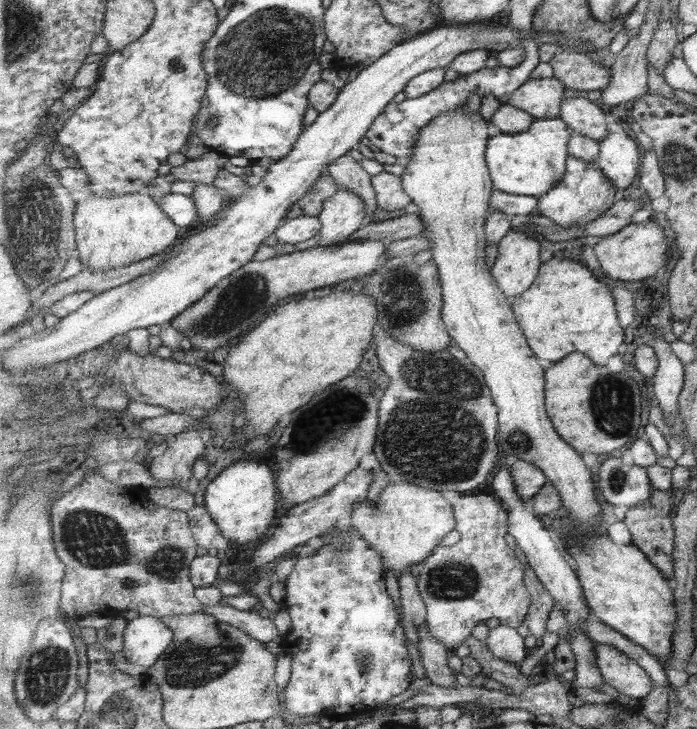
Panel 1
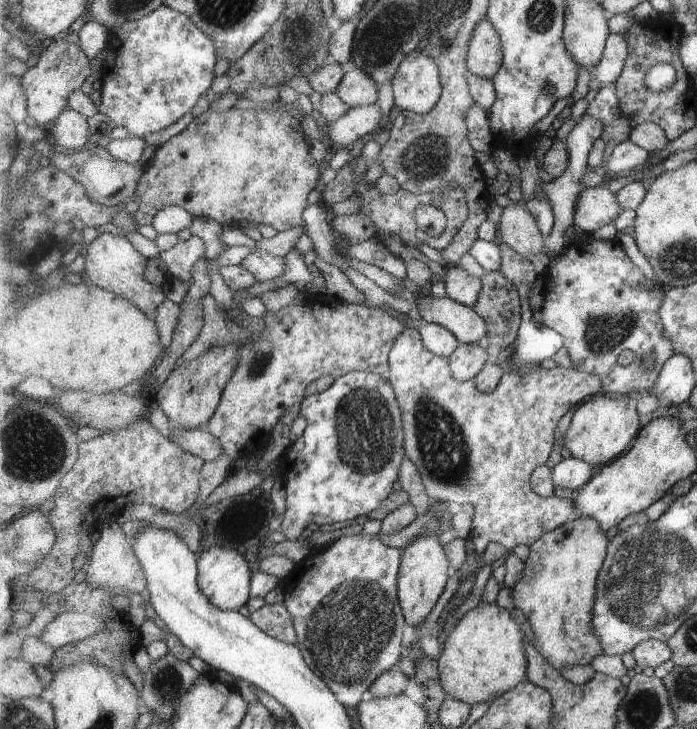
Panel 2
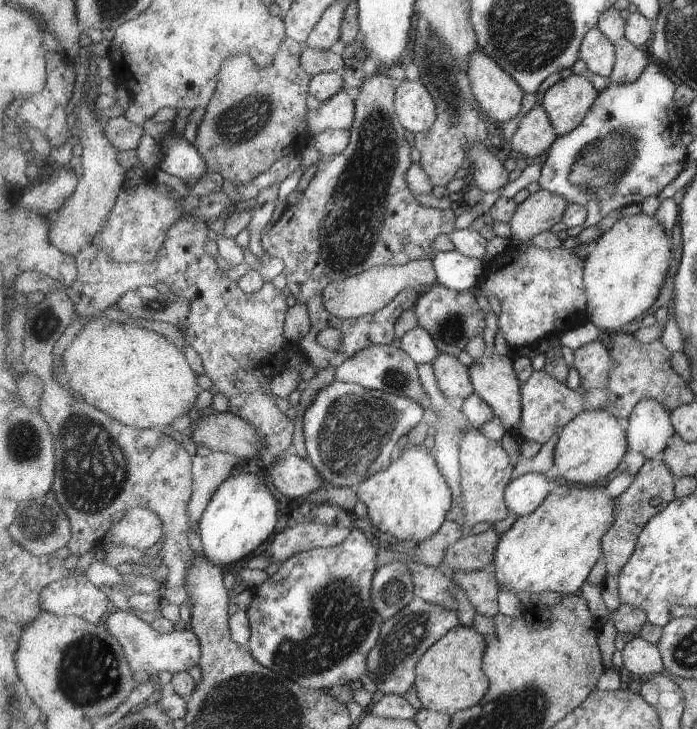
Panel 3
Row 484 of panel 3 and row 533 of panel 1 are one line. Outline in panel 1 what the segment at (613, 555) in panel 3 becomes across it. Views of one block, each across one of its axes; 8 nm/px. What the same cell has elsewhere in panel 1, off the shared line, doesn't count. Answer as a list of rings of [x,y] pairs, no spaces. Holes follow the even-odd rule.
[[[654,489],[646,503],[628,509],[624,516],[624,523],[632,536],[633,544],[637,545],[671,581],[675,578],[673,553],[676,533],[672,522],[674,515],[674,494],[671,490]]]

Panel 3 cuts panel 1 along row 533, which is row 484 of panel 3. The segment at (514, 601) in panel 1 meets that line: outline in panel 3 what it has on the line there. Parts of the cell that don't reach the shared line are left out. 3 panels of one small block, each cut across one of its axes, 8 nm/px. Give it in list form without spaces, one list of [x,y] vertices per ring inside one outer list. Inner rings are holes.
[[[474,426],[462,443],[460,463],[462,506],[466,515],[466,526],[477,531],[505,520],[510,514],[506,504],[506,489],[516,477],[517,466],[513,466],[501,442],[489,440]]]

